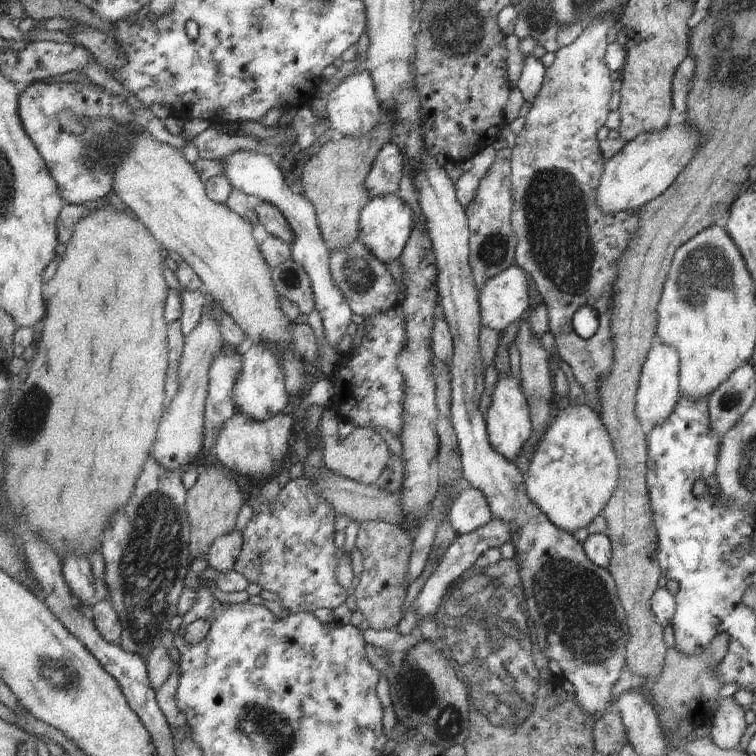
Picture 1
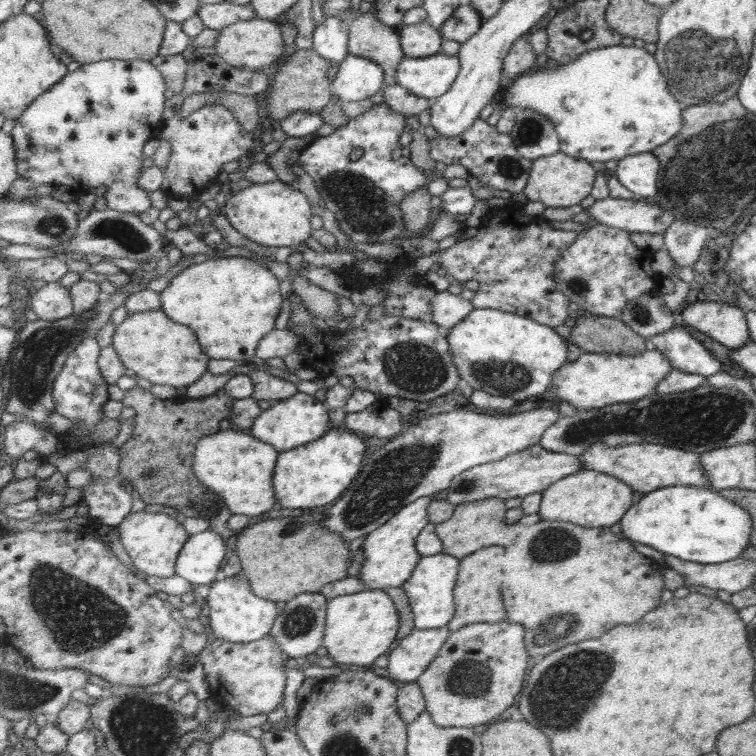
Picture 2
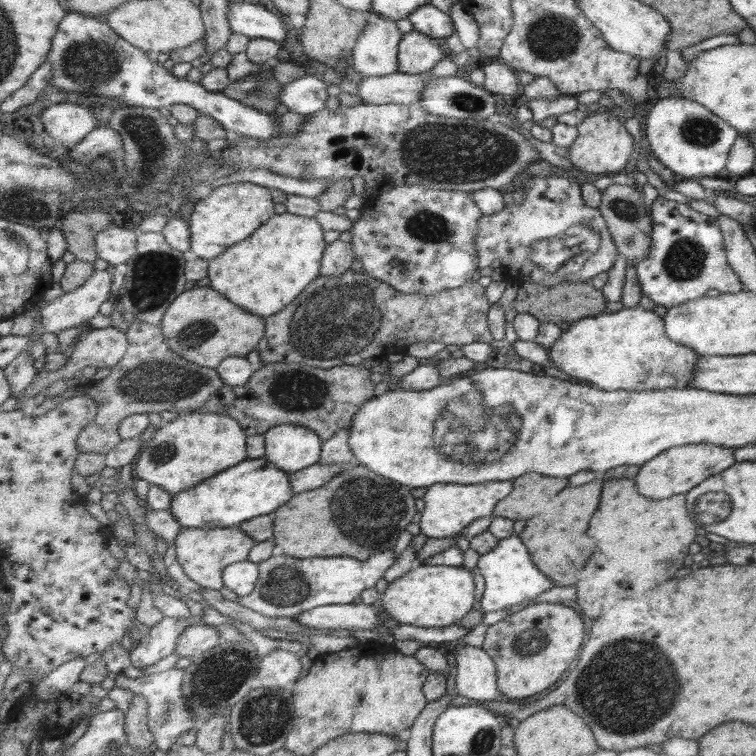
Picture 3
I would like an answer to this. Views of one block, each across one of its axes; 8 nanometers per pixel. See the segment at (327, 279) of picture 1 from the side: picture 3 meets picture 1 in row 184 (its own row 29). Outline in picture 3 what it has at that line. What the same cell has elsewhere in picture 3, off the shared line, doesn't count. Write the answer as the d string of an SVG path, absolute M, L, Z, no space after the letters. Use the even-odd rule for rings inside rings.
M231 2L228 19L234 32L250 39L266 38L283 42L287 38L289 24L275 16L263 4L252 2Z

